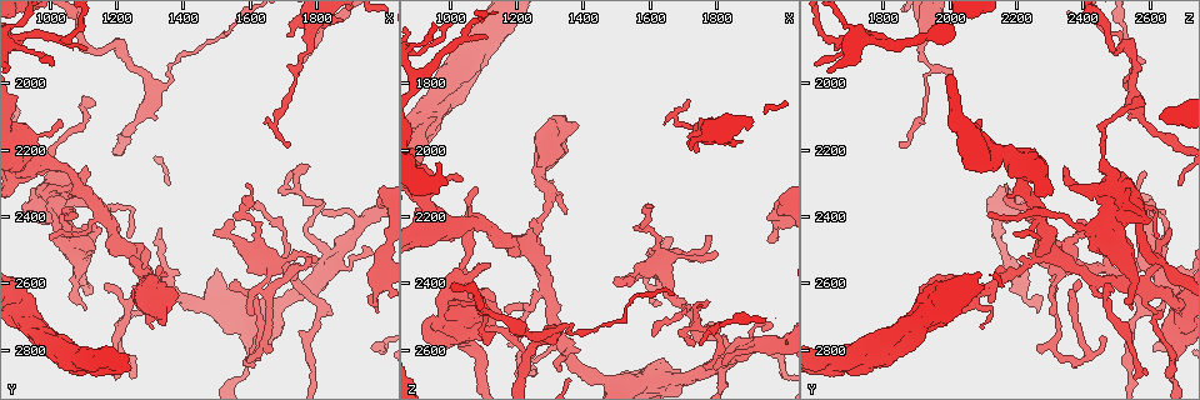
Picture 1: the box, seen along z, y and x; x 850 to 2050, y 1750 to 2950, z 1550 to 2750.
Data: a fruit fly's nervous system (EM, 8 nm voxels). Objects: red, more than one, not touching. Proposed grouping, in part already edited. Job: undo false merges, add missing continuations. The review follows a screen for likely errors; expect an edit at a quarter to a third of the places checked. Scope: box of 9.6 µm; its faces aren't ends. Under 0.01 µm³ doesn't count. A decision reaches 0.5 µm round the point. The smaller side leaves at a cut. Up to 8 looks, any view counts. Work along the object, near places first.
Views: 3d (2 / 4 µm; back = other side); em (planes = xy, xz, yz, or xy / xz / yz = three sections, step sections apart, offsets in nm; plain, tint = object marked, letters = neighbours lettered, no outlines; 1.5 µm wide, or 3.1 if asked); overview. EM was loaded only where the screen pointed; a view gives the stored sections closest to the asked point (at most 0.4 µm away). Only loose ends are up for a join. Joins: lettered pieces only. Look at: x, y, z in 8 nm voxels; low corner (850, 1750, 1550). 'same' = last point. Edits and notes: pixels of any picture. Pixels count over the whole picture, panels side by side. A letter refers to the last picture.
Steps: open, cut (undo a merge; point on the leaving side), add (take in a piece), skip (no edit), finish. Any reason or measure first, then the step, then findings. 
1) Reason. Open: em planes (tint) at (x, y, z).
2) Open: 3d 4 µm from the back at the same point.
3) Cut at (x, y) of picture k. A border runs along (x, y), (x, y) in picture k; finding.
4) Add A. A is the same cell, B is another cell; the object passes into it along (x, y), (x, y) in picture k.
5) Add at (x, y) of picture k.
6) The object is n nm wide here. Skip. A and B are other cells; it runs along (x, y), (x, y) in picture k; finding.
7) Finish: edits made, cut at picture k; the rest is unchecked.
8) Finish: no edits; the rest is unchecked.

Three-way junction. Open: em xy step 8 (tint) at (1700, 2560, 2470).

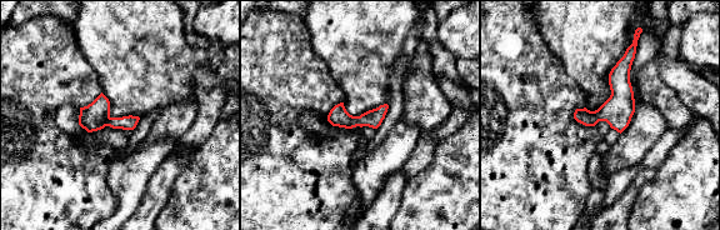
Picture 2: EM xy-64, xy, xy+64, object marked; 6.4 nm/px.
Open: em planes (letters) at the same point.

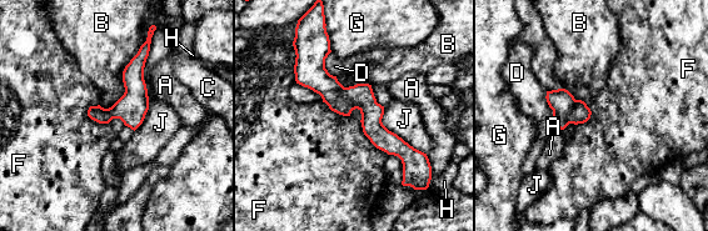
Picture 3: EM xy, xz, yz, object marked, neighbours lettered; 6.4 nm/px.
Skip. A, B, C, D, F, G, H and J are other cells; a border runs along (383, 106), (382, 122), (425, 154) in picture 3; all the same neuron.

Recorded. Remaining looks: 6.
Tapers out. Open: em planes (letters) at (1340, 2440, 2660).

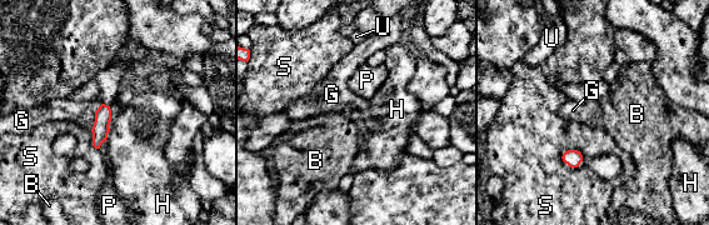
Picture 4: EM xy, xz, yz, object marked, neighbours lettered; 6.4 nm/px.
The object is 110 nm wide here. Skip. B, G, H, P, S and U are other cells; a border runs along (110, 129), (105, 140) in picture 4; no lettered piece goes on from it.

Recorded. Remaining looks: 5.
An open end. Open: 3d 2 µm at (1240, 2880, 2660).

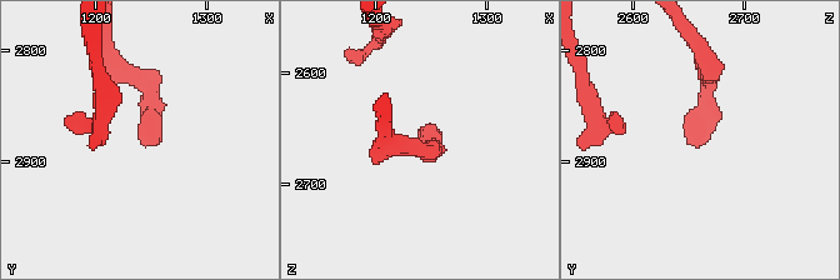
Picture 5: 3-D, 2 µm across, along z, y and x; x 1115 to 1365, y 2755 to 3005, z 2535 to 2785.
Open: em xy step 4 (tint) at (1248, 2886, 2654).

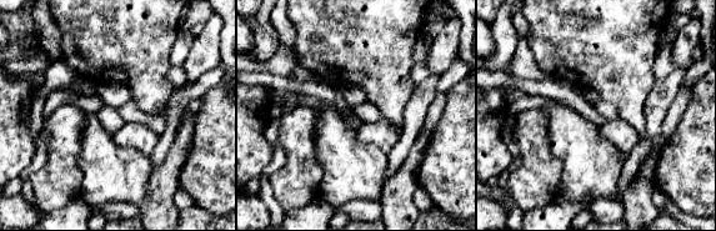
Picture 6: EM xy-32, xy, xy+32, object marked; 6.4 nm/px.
Cut it another way. Open: em yz step 8 (letters) at the same point.

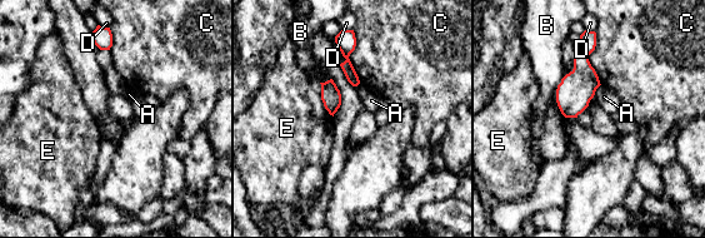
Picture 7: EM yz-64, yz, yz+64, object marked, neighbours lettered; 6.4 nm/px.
The object is 130 nm wide here. Skip. A, B, C, D and E are other cells; a border runs along (319, 83), (323, 105), (333, 115) in picture 7; none of them fits.

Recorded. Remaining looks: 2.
Finish: no edits; the rest is unchecked.

